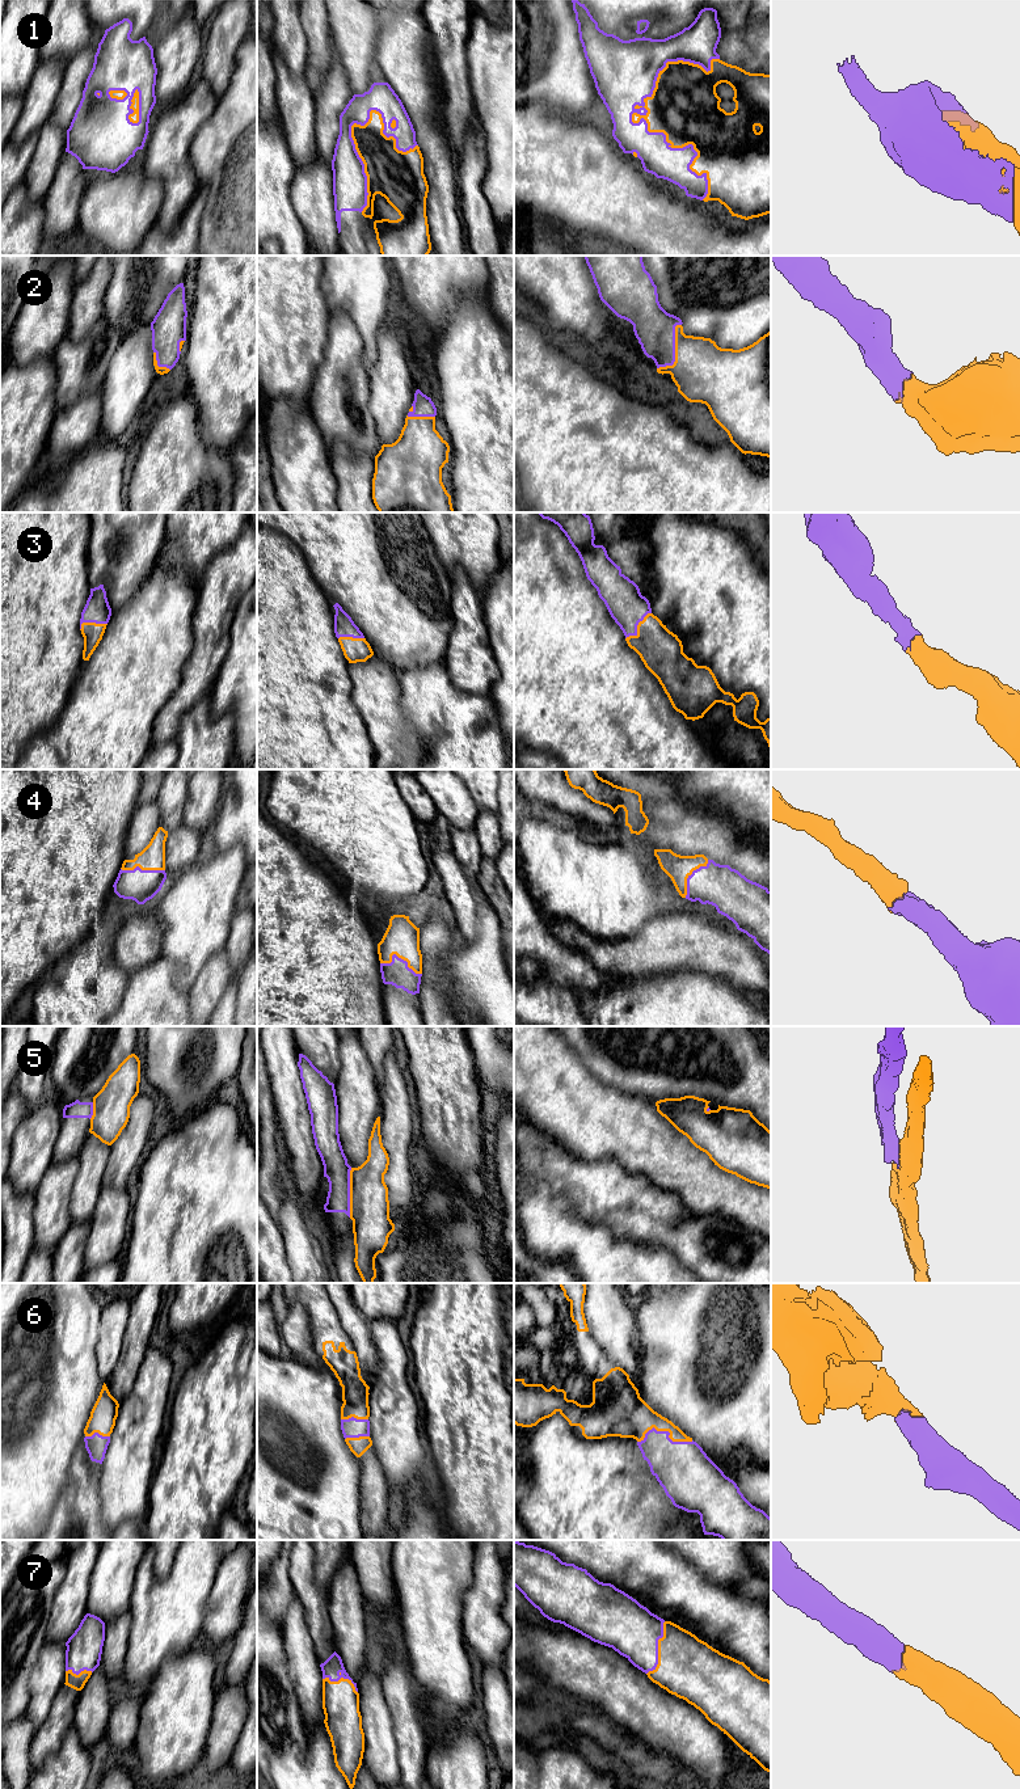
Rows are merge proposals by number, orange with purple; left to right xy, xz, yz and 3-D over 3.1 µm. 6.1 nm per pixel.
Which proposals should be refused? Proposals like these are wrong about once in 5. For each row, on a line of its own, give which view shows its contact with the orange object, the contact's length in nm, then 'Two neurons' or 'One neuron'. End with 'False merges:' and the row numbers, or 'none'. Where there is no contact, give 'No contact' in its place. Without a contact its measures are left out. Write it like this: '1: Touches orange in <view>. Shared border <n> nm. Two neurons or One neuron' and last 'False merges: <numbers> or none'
1: Touches orange in yz. Shared border 900 nm. One neuron
2: Touches orange in yz. Shared border 320 nm. One neuron
3: Touches orange in yz. Shared border 220 nm. One neuron
4: Touches orange in xz. Shared border 260 nm. One neuron
5: Touches orange in xz. Shared border 300 nm. Two neurons
6: Touches orange in yz. Shared border 340 nm. One neuron
7: Touches orange in yz. Shared border 340 nm. One neuron
False merges: 5

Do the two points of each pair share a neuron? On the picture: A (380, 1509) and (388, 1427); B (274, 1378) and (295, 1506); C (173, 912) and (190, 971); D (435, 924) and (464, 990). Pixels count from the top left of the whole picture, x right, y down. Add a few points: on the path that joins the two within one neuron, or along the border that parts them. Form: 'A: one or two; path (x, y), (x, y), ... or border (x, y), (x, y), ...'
A: two; border (372, 1446), (386, 1481), (393, 1494)
B: one; path (308, 1412), (320, 1423), (332, 1444), (329, 1482)
C: one; path (188, 927), (189, 957)
D: two; border (456, 944), (443, 960), (443, 975), (449, 984)

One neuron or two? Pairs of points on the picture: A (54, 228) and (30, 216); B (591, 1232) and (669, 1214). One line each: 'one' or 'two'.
A: two
B: two

